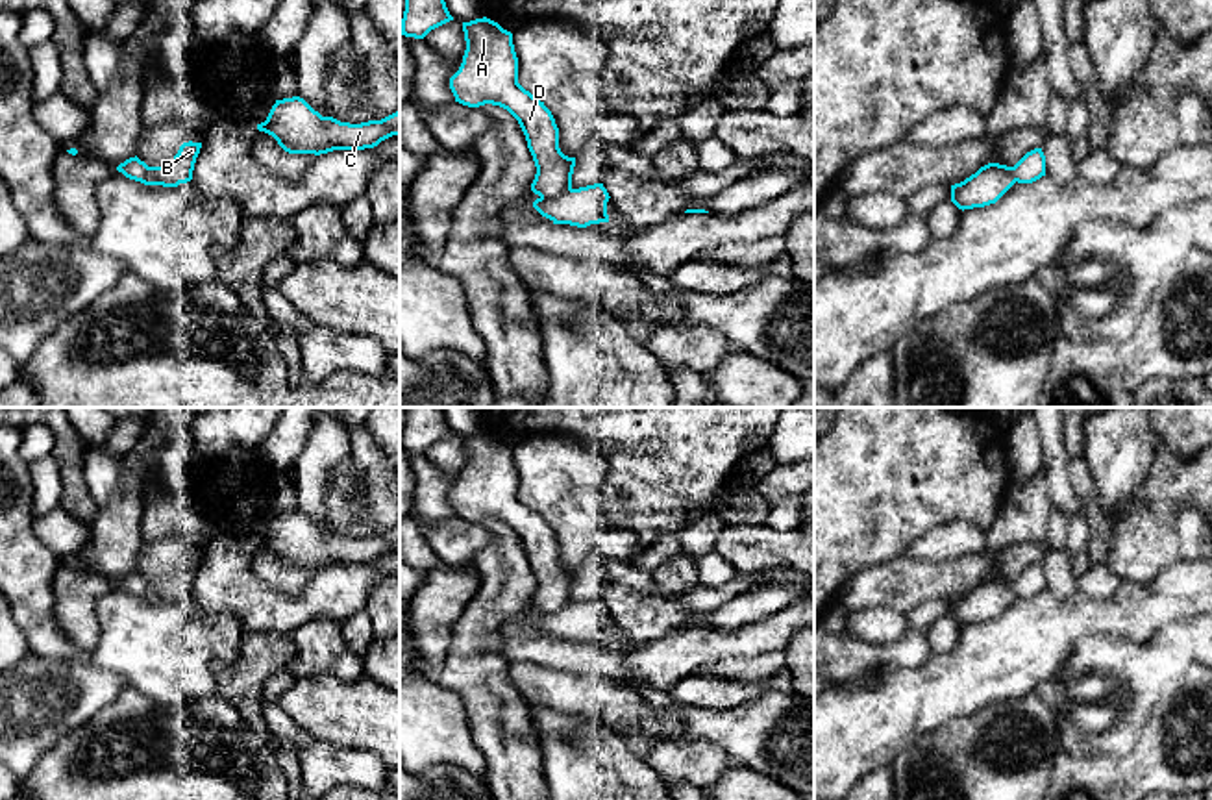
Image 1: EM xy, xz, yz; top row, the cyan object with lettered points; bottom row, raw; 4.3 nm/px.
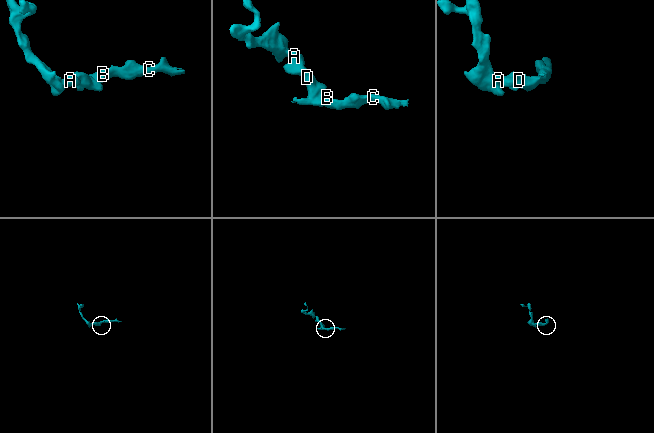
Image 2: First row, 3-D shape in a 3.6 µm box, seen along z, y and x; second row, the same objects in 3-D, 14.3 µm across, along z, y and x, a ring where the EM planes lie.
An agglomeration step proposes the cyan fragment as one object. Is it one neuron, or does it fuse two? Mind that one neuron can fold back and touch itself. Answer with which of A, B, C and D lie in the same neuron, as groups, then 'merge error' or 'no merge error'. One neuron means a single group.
A D / B C; merge error

